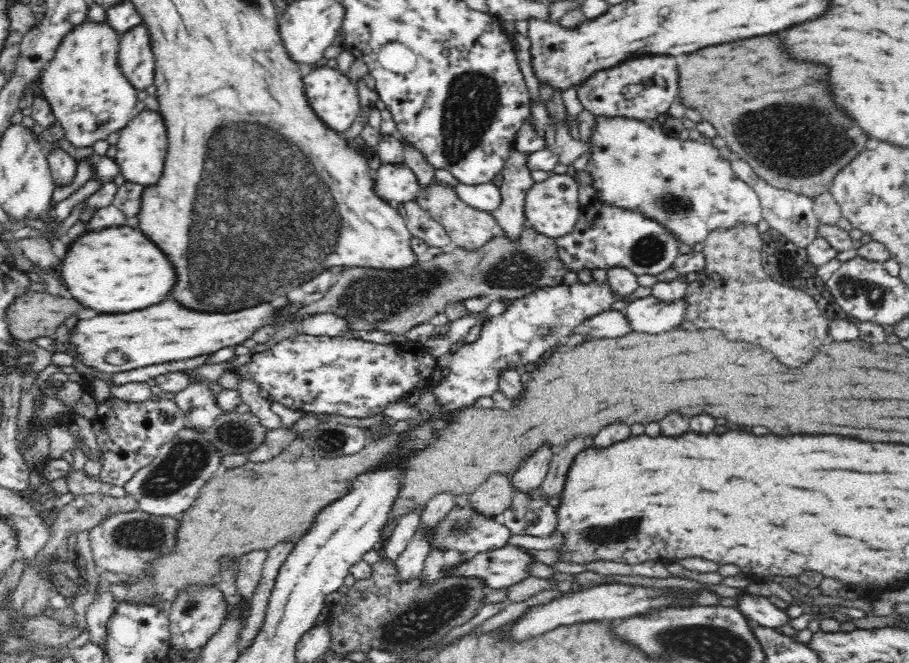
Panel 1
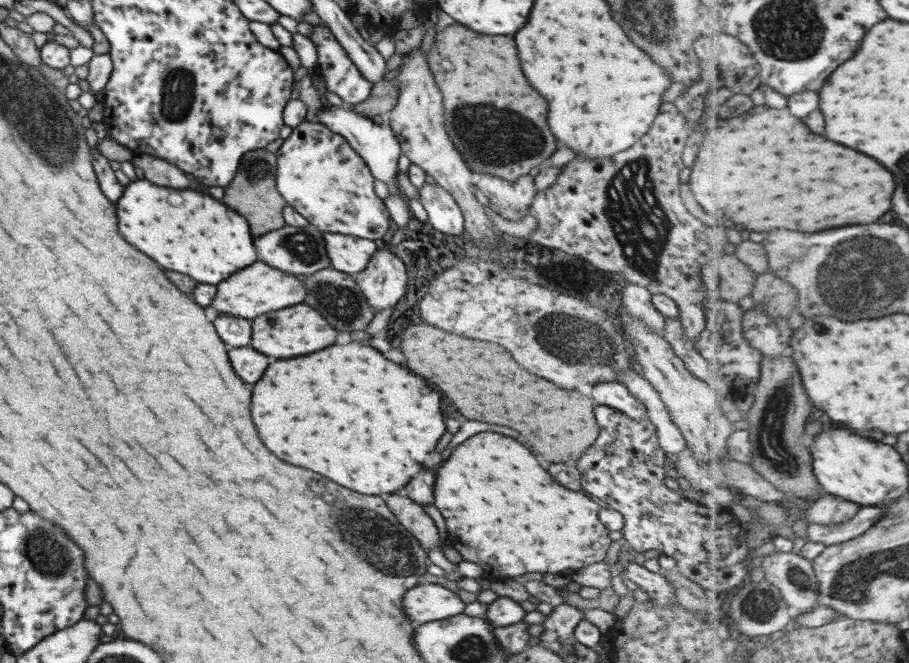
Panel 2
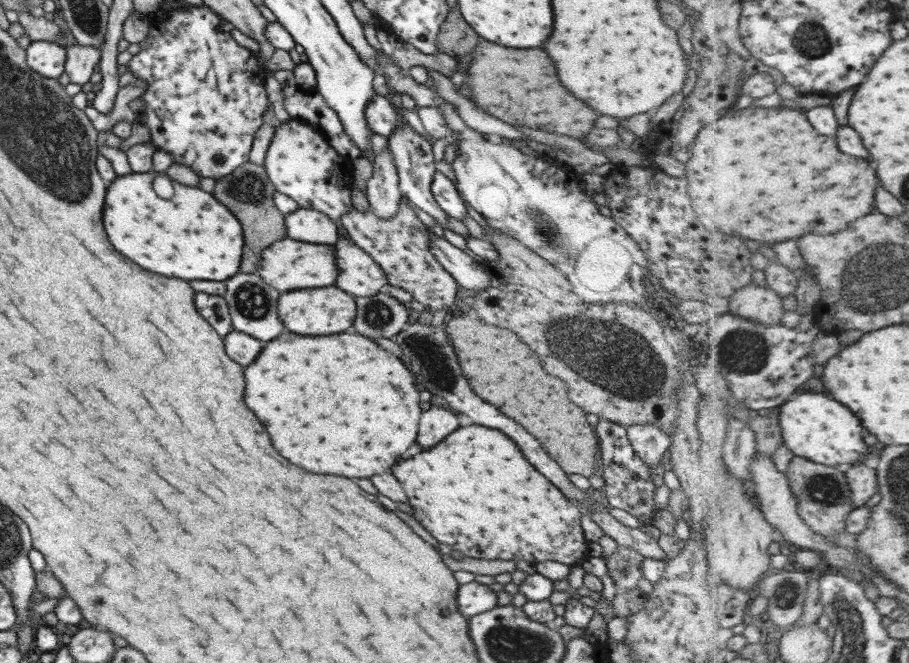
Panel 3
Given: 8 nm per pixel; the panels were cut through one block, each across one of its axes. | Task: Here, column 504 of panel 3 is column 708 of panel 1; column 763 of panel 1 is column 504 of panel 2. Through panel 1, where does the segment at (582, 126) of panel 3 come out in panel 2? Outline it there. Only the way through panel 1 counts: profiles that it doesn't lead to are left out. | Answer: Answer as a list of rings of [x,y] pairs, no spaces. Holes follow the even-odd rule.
[[[451,24],[447,28],[443,28],[441,31],[435,34],[435,41],[428,55],[426,56],[426,66],[432,75],[432,78],[443,96],[442,106],[445,110],[443,116],[443,124],[449,140],[453,143],[453,147],[457,149],[461,158],[467,163],[467,167],[472,170],[473,175],[488,174],[488,176],[497,176],[502,180],[509,180],[512,182],[519,176],[528,175],[529,170],[535,165],[540,166],[556,151],[559,146],[555,143],[555,137],[549,132],[547,128],[547,104],[545,100],[527,84],[525,76],[521,74],[521,66],[519,66],[519,60],[517,60],[517,48],[515,48],[515,42],[507,36],[481,36],[477,32],[471,32],[459,24]]]

